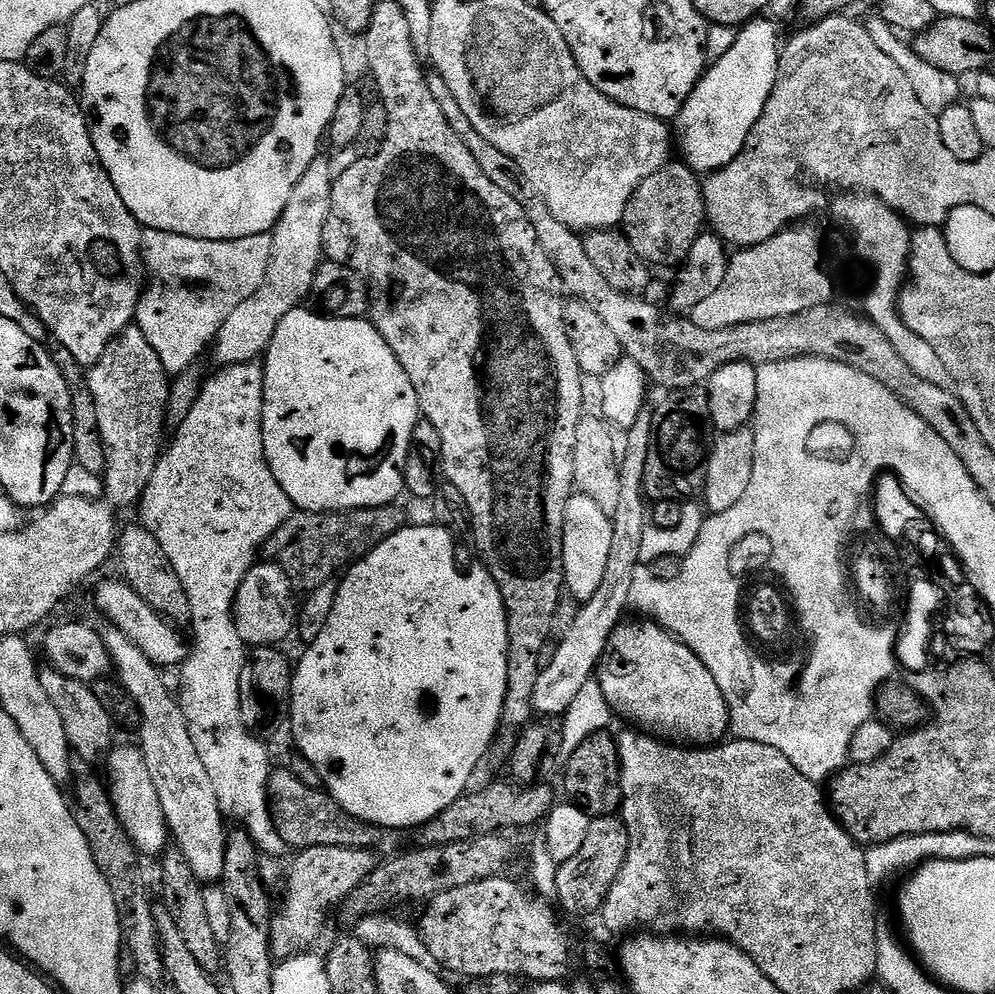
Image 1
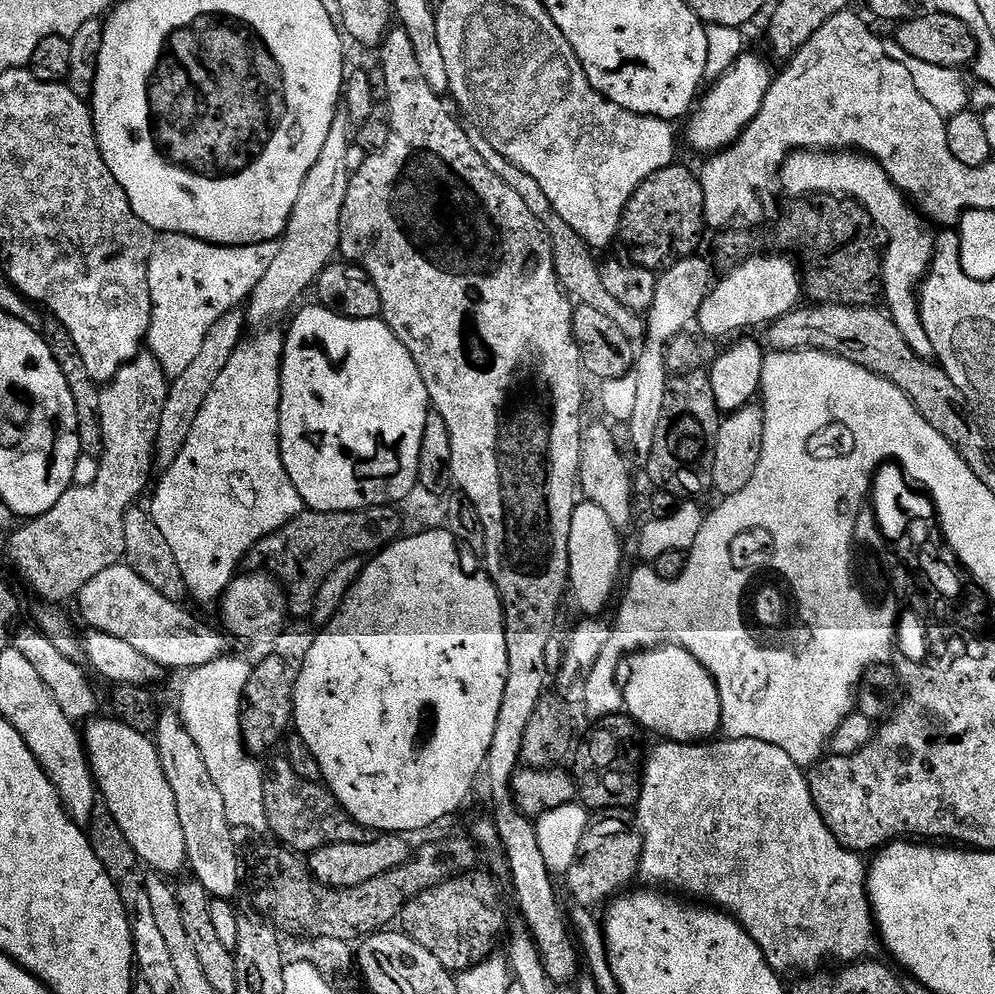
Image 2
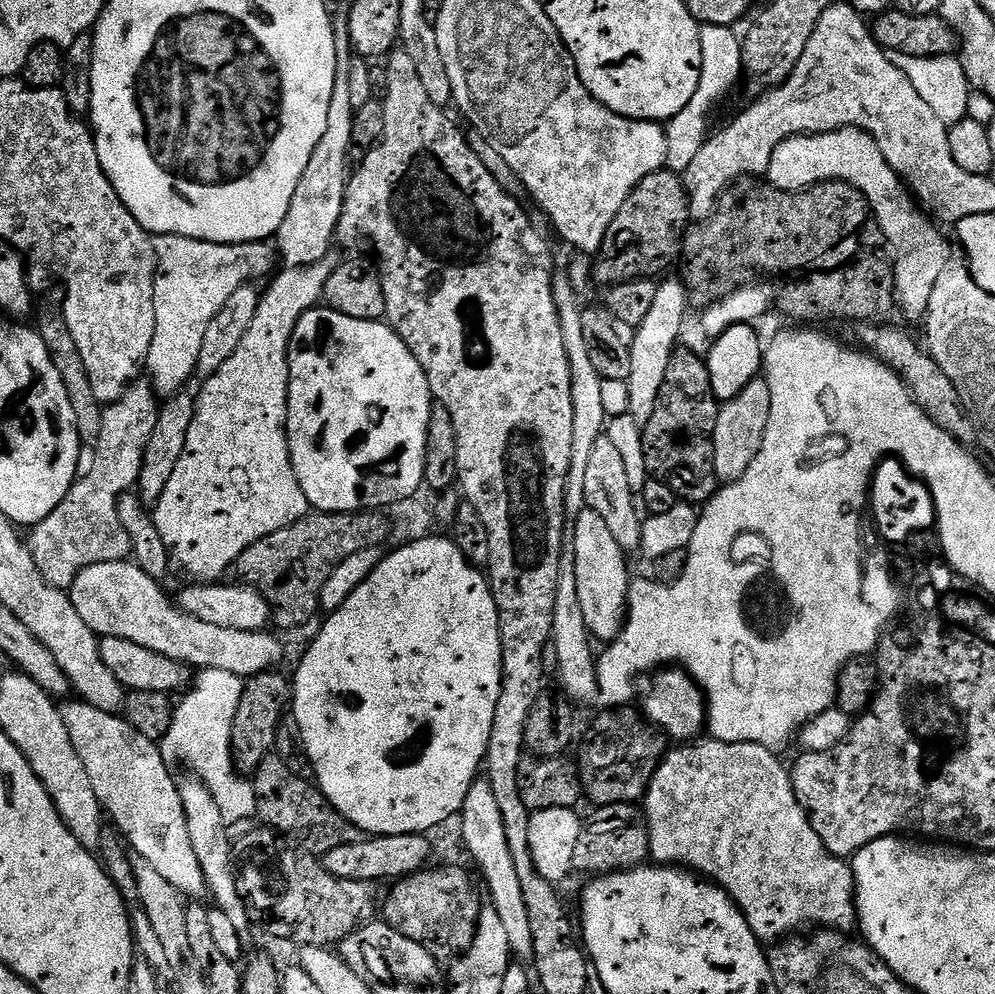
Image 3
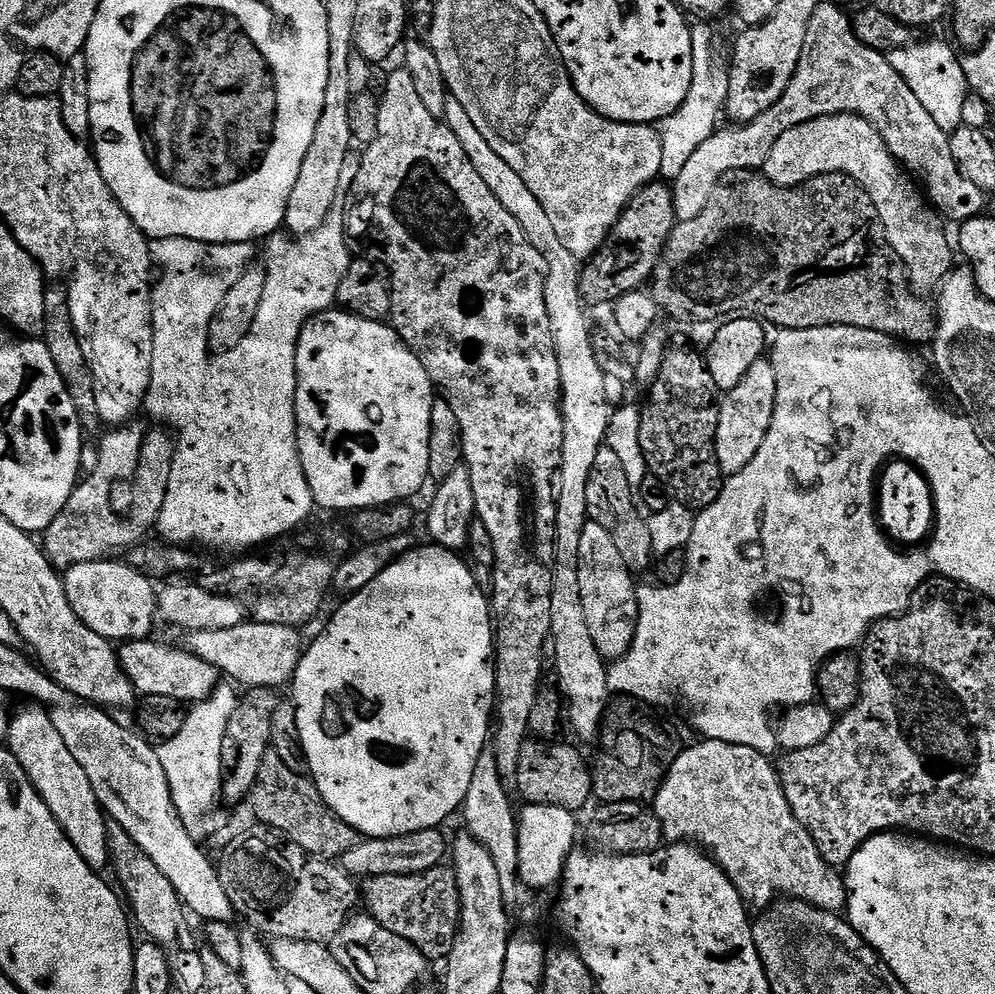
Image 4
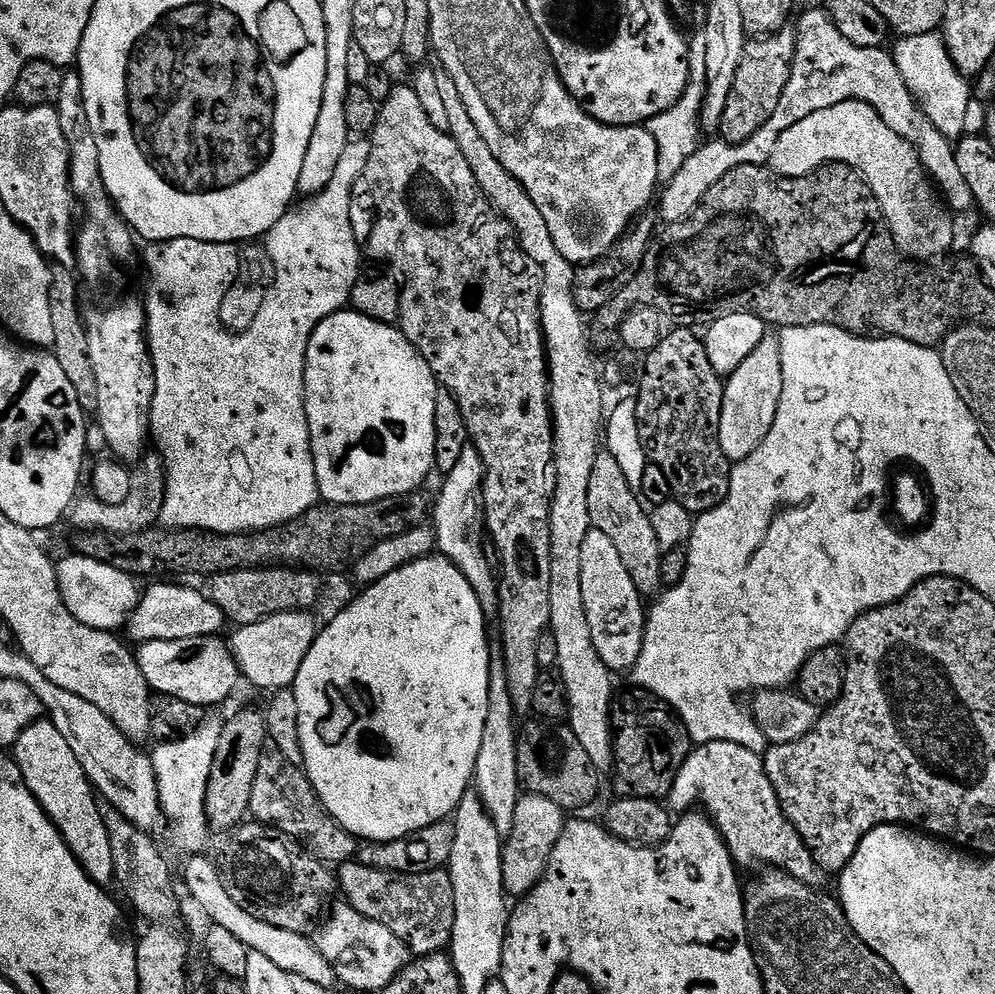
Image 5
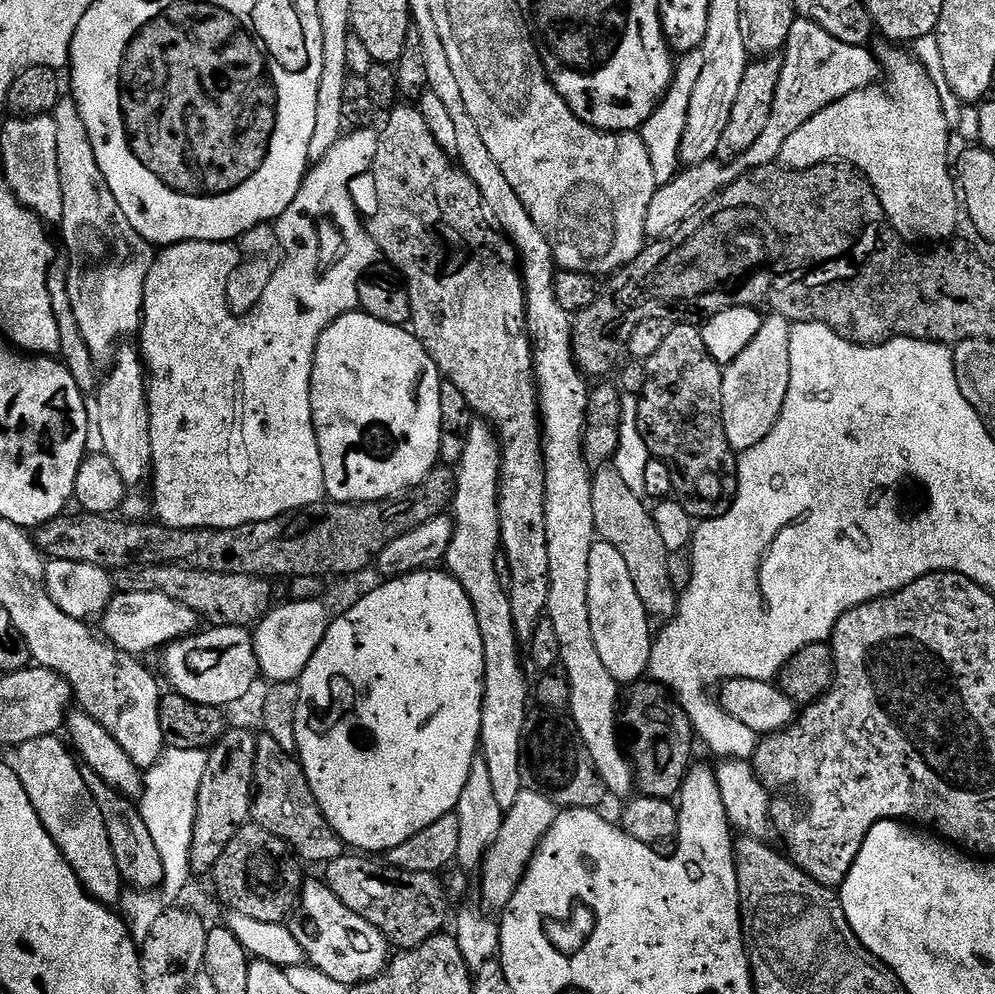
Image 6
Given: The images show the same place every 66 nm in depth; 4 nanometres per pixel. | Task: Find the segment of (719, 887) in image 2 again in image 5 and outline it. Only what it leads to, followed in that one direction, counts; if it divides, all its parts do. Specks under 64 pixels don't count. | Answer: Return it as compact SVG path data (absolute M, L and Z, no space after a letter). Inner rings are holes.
M710 742L693 747L682 770L678 770L678 778L674 778L666 804L673 813L687 814L697 807L699 800L726 842L732 861L741 869L764 864L760 866L790 874L811 888L825 887L826 874L816 865L810 850L786 818L774 786L766 778L761 753L746 750L746 746L734 746L734 742Z

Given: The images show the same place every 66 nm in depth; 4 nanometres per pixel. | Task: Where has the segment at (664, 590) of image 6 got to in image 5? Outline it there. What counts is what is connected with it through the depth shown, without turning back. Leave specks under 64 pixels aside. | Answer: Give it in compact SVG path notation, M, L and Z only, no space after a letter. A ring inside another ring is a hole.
M606 450L600 451L594 458L594 470L590 470L590 494L586 494L586 498L590 502L592 527L602 530L602 534L607 534L610 542L614 542L641 597L655 597L665 587L662 582L662 558L665 551L654 534L649 509L642 503L637 489L626 482L618 462Z

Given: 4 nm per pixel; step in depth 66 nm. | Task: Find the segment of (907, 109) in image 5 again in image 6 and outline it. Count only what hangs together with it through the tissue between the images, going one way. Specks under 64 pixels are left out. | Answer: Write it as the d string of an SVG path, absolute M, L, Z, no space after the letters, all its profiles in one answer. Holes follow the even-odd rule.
M796 19L794 26L790 26L790 38L782 49L778 90L774 94L770 122L766 122L766 130L762 130L758 142L738 158L727 162L713 158L693 164L677 172L670 182L659 185L654 198L650 198L650 210L646 210L645 237L649 241L667 240L697 215L706 201L738 177L745 176L753 168L766 168L779 161L780 147L786 138L790 138L790 134L794 134L794 130L798 130L798 126L806 123L815 112L829 108L834 102L846 98L846 94L873 87L881 79L882 69L875 55L868 51L867 47L838 42L838 38L826 34L826 30L814 22Z

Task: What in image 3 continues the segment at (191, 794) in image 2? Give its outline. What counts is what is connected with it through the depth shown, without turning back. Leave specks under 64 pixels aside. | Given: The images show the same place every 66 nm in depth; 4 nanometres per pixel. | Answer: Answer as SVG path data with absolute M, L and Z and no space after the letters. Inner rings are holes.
M187 778L188 780L179 781L182 806L185 807L186 826L190 833L190 844L197 855L198 864L202 866L203 876L206 878L207 888L213 903L227 914L229 921L236 927L238 938L245 946L252 945L254 926L249 918L245 903L237 894L237 882L235 874L235 864L232 860L232 840L228 838L228 826L222 818L222 810L218 810L218 802L206 790L206 786L201 780Z

